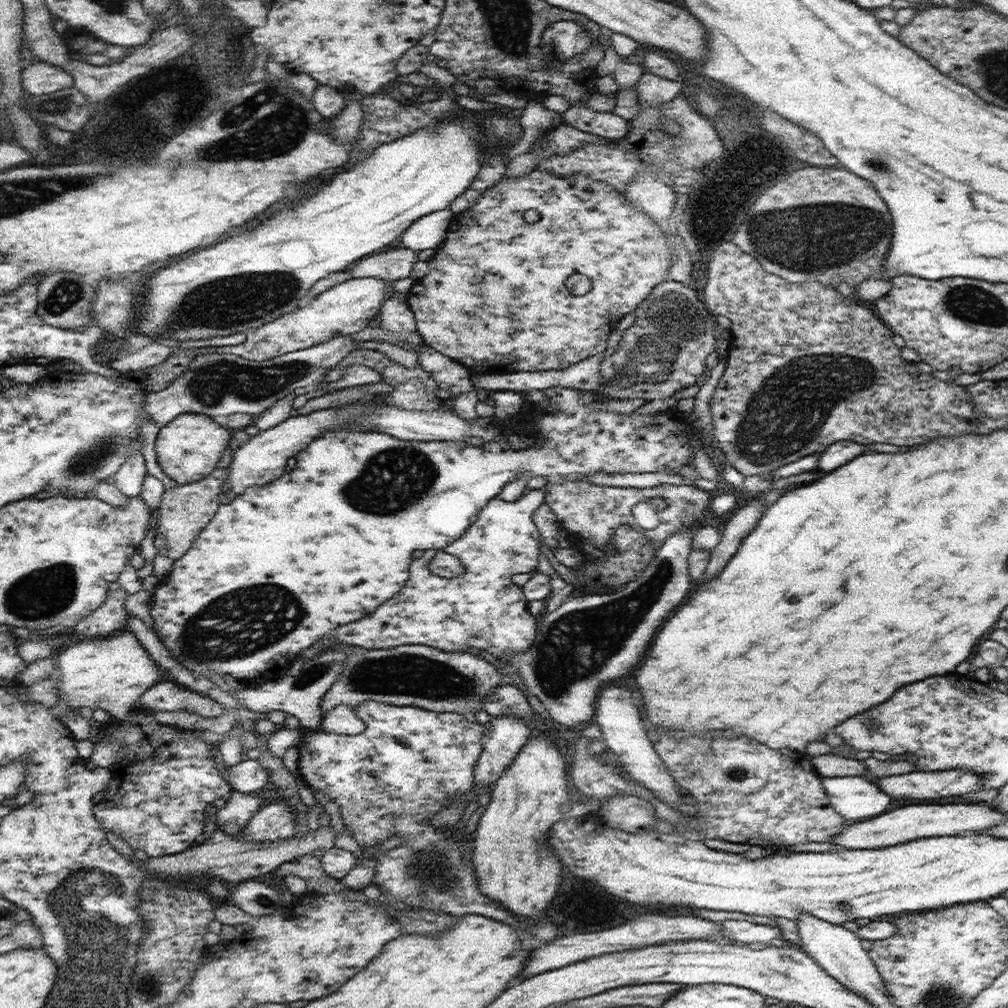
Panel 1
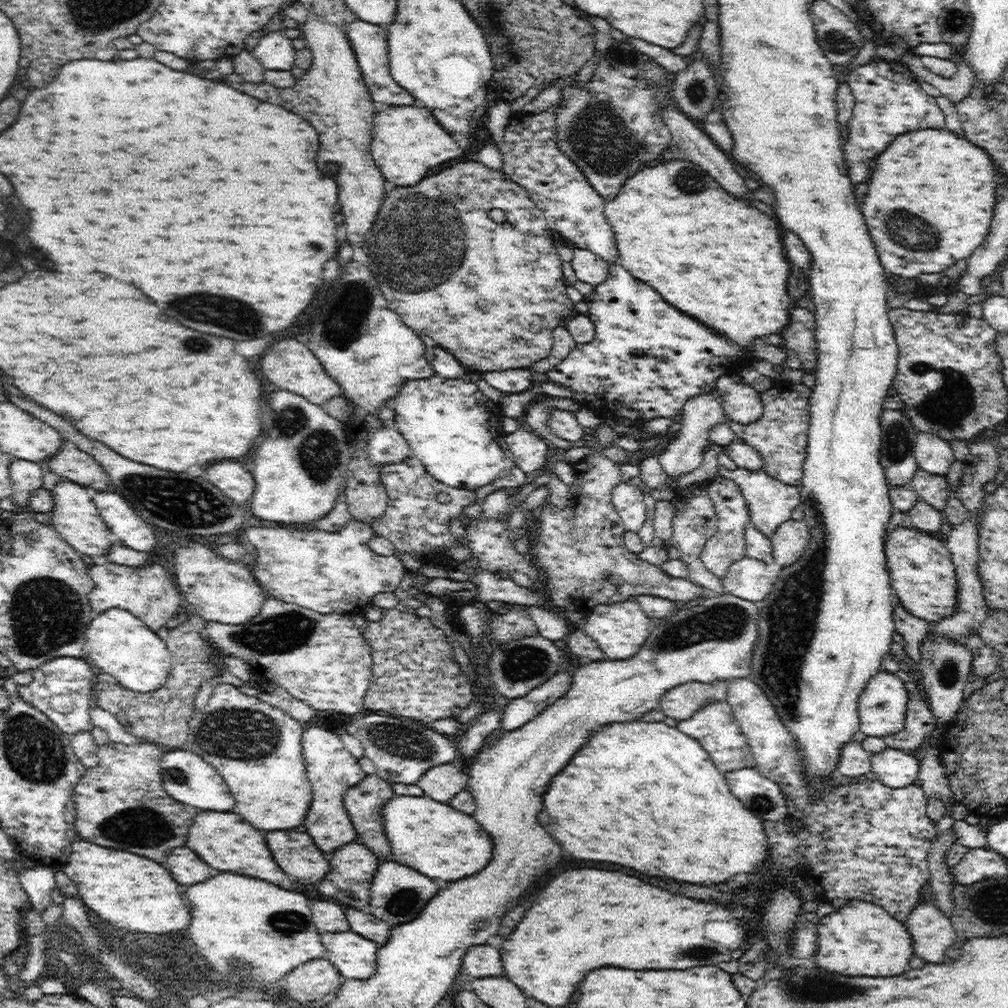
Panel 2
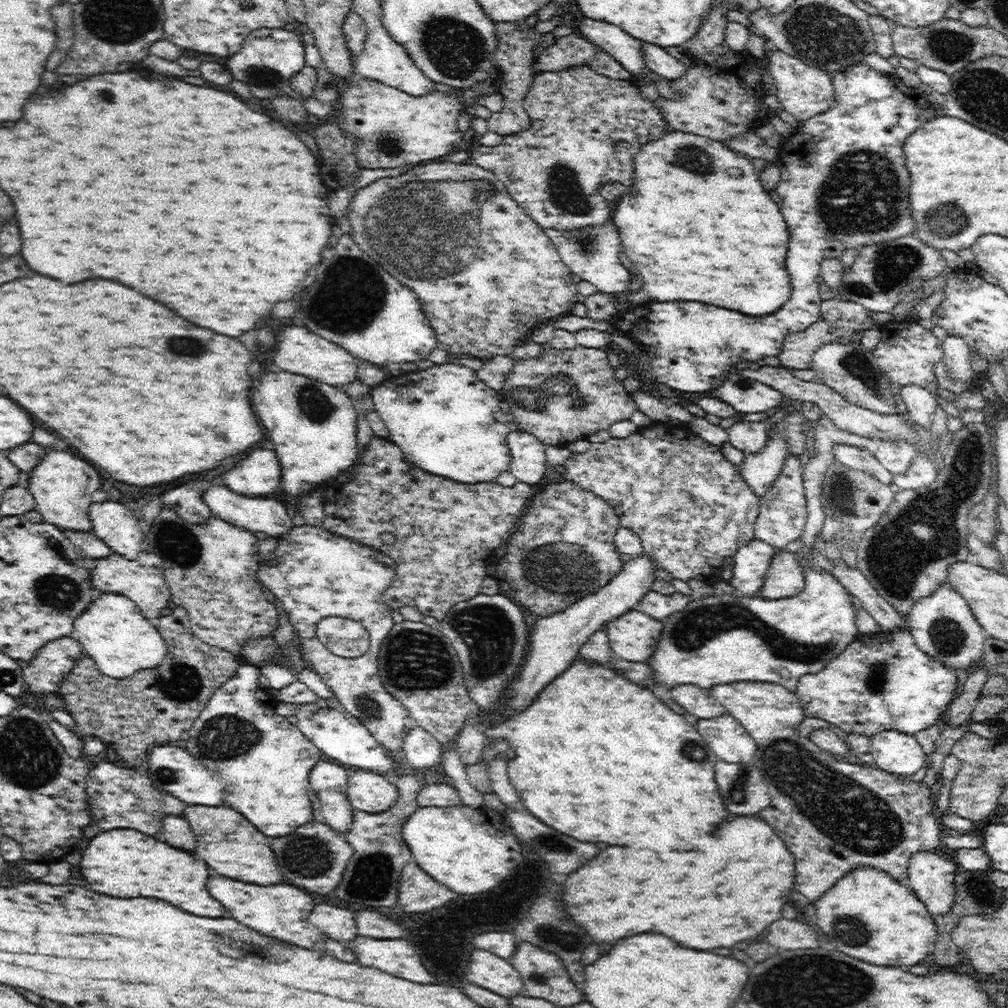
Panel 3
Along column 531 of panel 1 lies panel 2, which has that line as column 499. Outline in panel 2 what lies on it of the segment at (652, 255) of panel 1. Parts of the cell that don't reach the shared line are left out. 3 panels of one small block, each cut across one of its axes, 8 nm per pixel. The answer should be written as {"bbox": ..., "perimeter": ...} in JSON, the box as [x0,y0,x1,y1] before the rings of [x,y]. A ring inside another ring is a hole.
{"bbox":[353,161,578,372],"perimeter":[[[466,161],[448,167],[446,172],[424,178],[414,186],[396,186],[384,197],[384,202],[378,210],[378,218],[372,226],[372,232],[361,248],[353,246],[353,260],[364,266],[370,266],[374,278],[380,282],[380,288],[384,292],[388,306],[398,313],[402,322],[406,323],[414,331],[425,332],[431,336],[438,345],[446,348],[467,368],[474,368],[480,372],[492,372],[510,370],[515,368],[527,368],[531,364],[546,358],[553,347],[553,330],[556,327],[564,327],[567,320],[574,318],[578,313],[574,310],[574,302],[566,294],[566,281],[562,273],[562,259],[560,259],[550,237],[550,229],[547,227],[542,210],[534,204],[529,194],[517,182],[509,179],[504,172],[488,168],[477,161]],[[493,208],[500,208],[505,212],[506,220],[502,223],[490,220],[488,212]]]}

